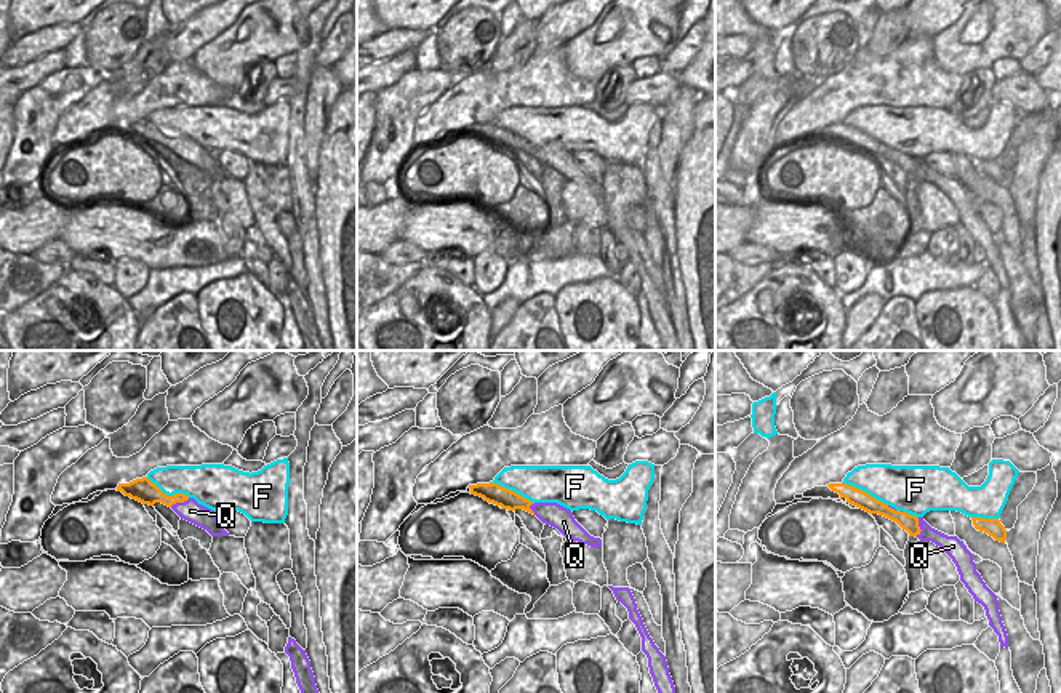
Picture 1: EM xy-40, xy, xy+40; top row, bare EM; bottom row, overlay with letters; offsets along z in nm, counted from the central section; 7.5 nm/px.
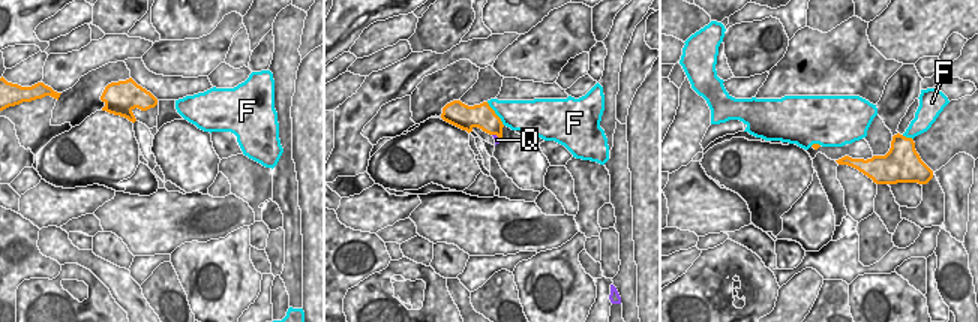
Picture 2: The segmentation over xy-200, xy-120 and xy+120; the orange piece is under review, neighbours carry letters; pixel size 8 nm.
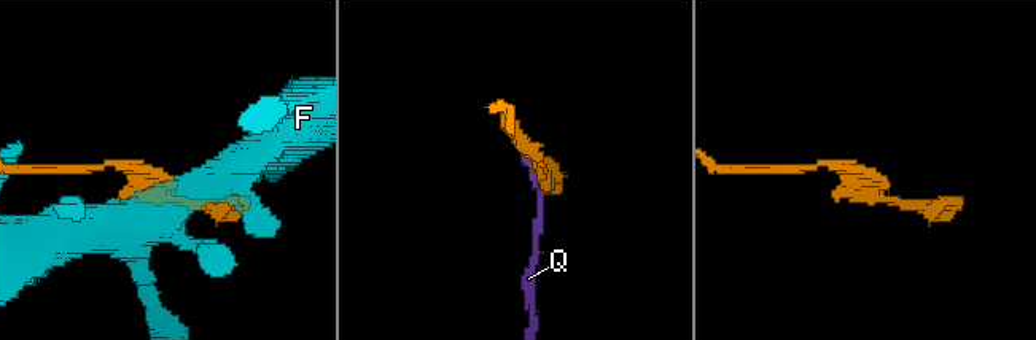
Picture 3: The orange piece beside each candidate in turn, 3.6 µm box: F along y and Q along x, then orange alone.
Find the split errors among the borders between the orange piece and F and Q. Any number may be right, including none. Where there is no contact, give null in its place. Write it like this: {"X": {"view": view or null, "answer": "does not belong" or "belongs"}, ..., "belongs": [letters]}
{"F": {"view": "xy+40", "answer": "does not belong"}, "Q": {"view": "xy+40", "answer": "belongs"}, "belongs": ["Q"]}

